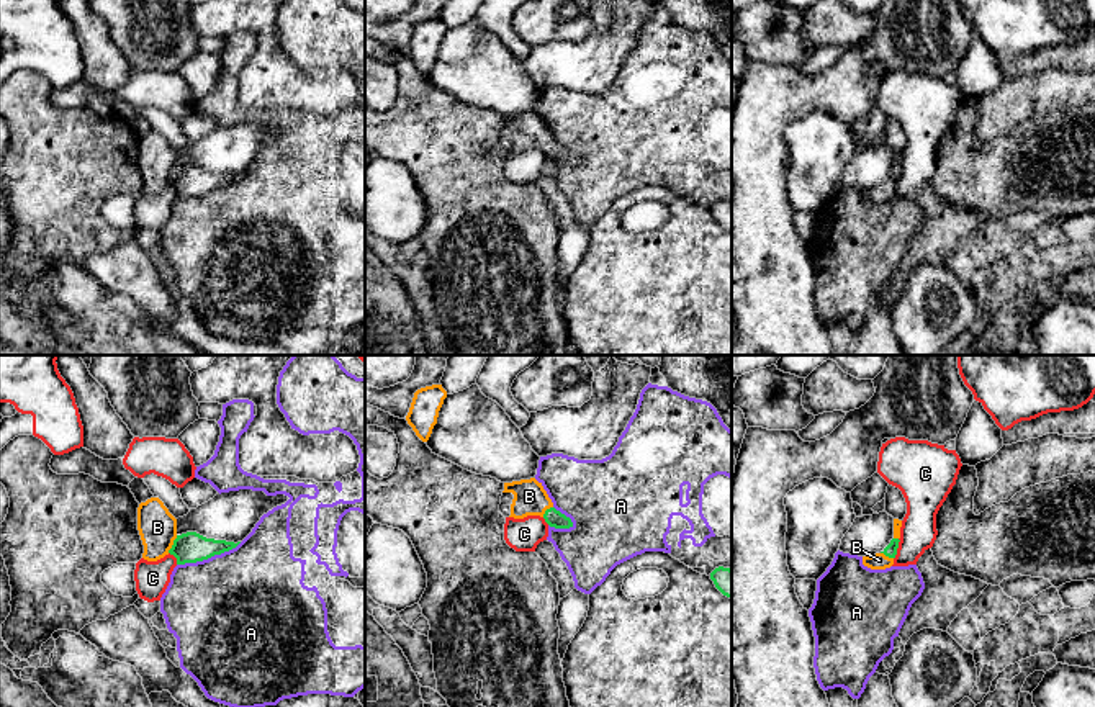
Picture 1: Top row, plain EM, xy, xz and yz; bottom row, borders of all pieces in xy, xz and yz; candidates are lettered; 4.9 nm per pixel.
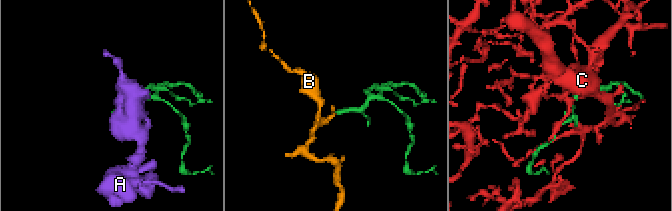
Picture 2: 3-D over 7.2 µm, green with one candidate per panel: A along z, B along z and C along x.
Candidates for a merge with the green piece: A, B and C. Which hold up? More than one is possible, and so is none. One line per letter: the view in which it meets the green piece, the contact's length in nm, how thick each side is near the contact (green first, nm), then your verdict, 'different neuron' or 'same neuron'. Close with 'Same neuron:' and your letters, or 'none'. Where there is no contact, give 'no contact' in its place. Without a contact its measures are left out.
A: xy | 340 nm | 150/480 nm | different neuron
B: xy | 100 nm | 150/190 nm | same neuron
C: yz | 110 nm | 60/180 nm | different neuron
Same neuron: B

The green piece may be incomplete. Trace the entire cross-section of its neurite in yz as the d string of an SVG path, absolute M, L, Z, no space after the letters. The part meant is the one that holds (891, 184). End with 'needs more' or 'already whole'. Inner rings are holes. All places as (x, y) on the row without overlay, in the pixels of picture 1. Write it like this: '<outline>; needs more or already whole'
M894 152L894 172L890 173L890 177L876 188L871 190L863 190L863 198L871 201L871 203L885 203L890 201L894 198L894 191L897 188L897 182L899 182L899 172L900 172L900 160L902 160L902 154Z; needs more

